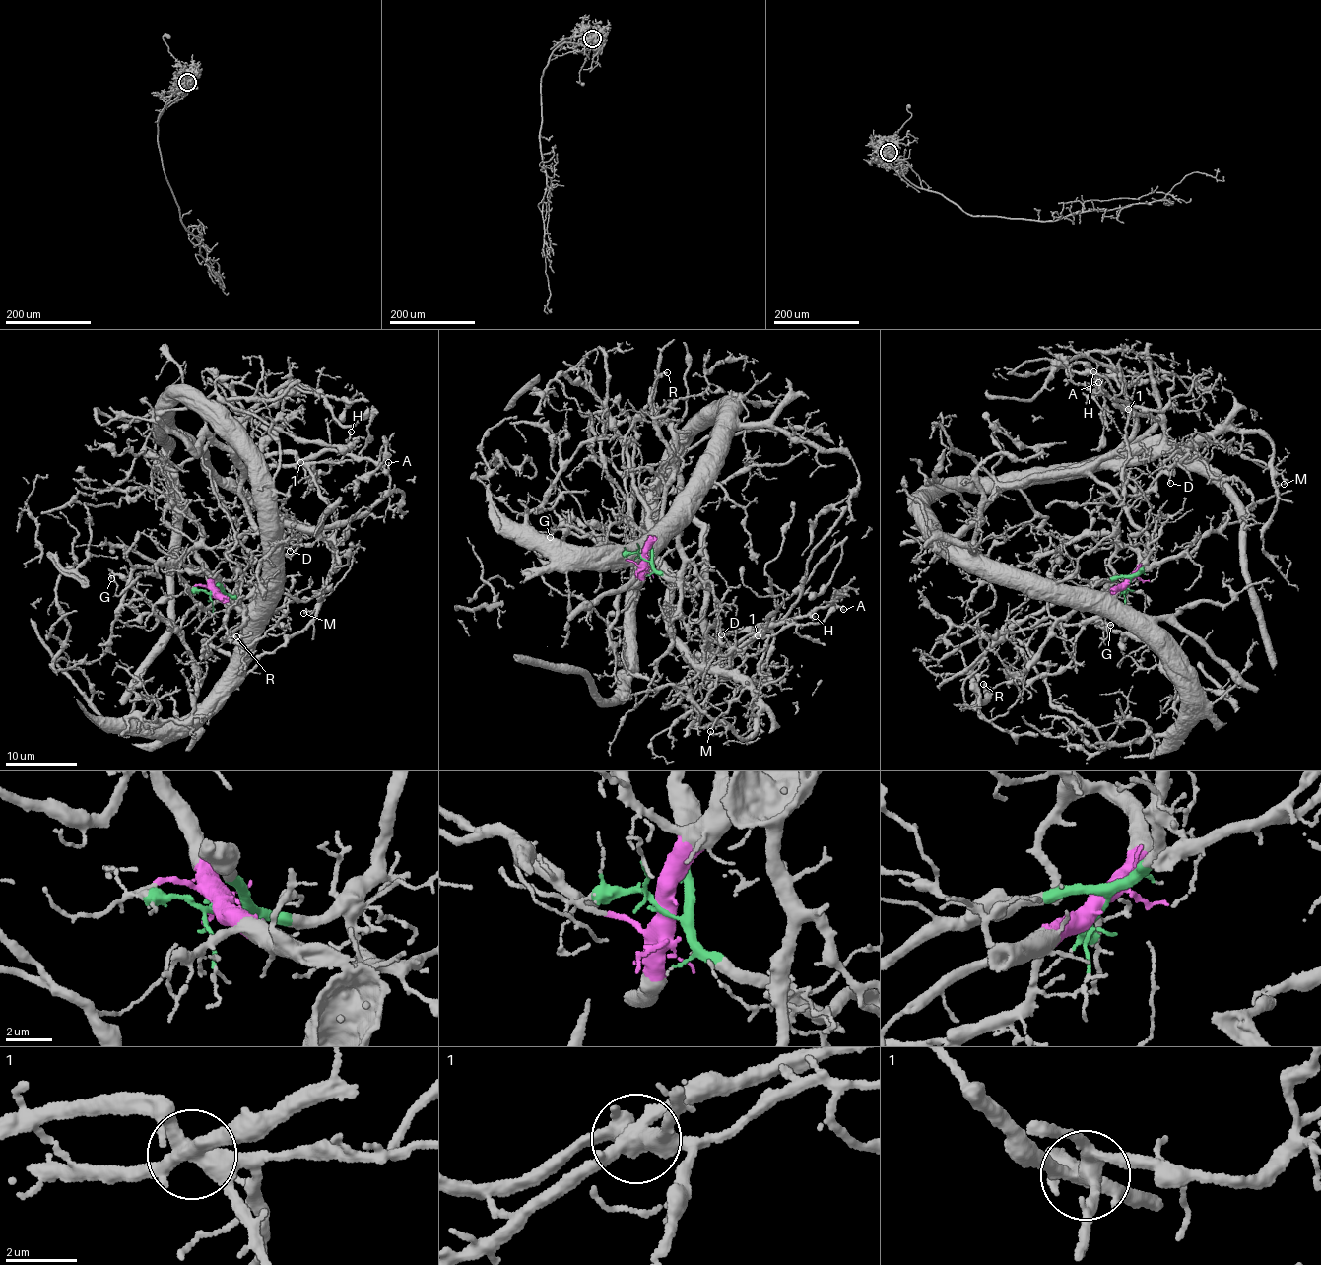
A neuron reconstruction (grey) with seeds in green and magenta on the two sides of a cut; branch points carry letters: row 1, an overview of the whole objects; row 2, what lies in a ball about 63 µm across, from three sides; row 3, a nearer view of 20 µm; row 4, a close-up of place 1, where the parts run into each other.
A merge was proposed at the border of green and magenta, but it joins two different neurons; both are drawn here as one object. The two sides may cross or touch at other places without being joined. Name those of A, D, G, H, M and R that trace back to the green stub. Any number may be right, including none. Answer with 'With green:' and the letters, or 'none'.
With green: none

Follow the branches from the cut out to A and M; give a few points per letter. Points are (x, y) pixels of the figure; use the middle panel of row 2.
A: (643, 559), (724, 410), (683, 440), (658, 499), (673, 644), (719, 663), (761, 631), (843, 610)
M: (643, 559), (724, 410), (676, 453), (653, 562), (674, 635), (757, 705), (755, 732), (710, 731)

